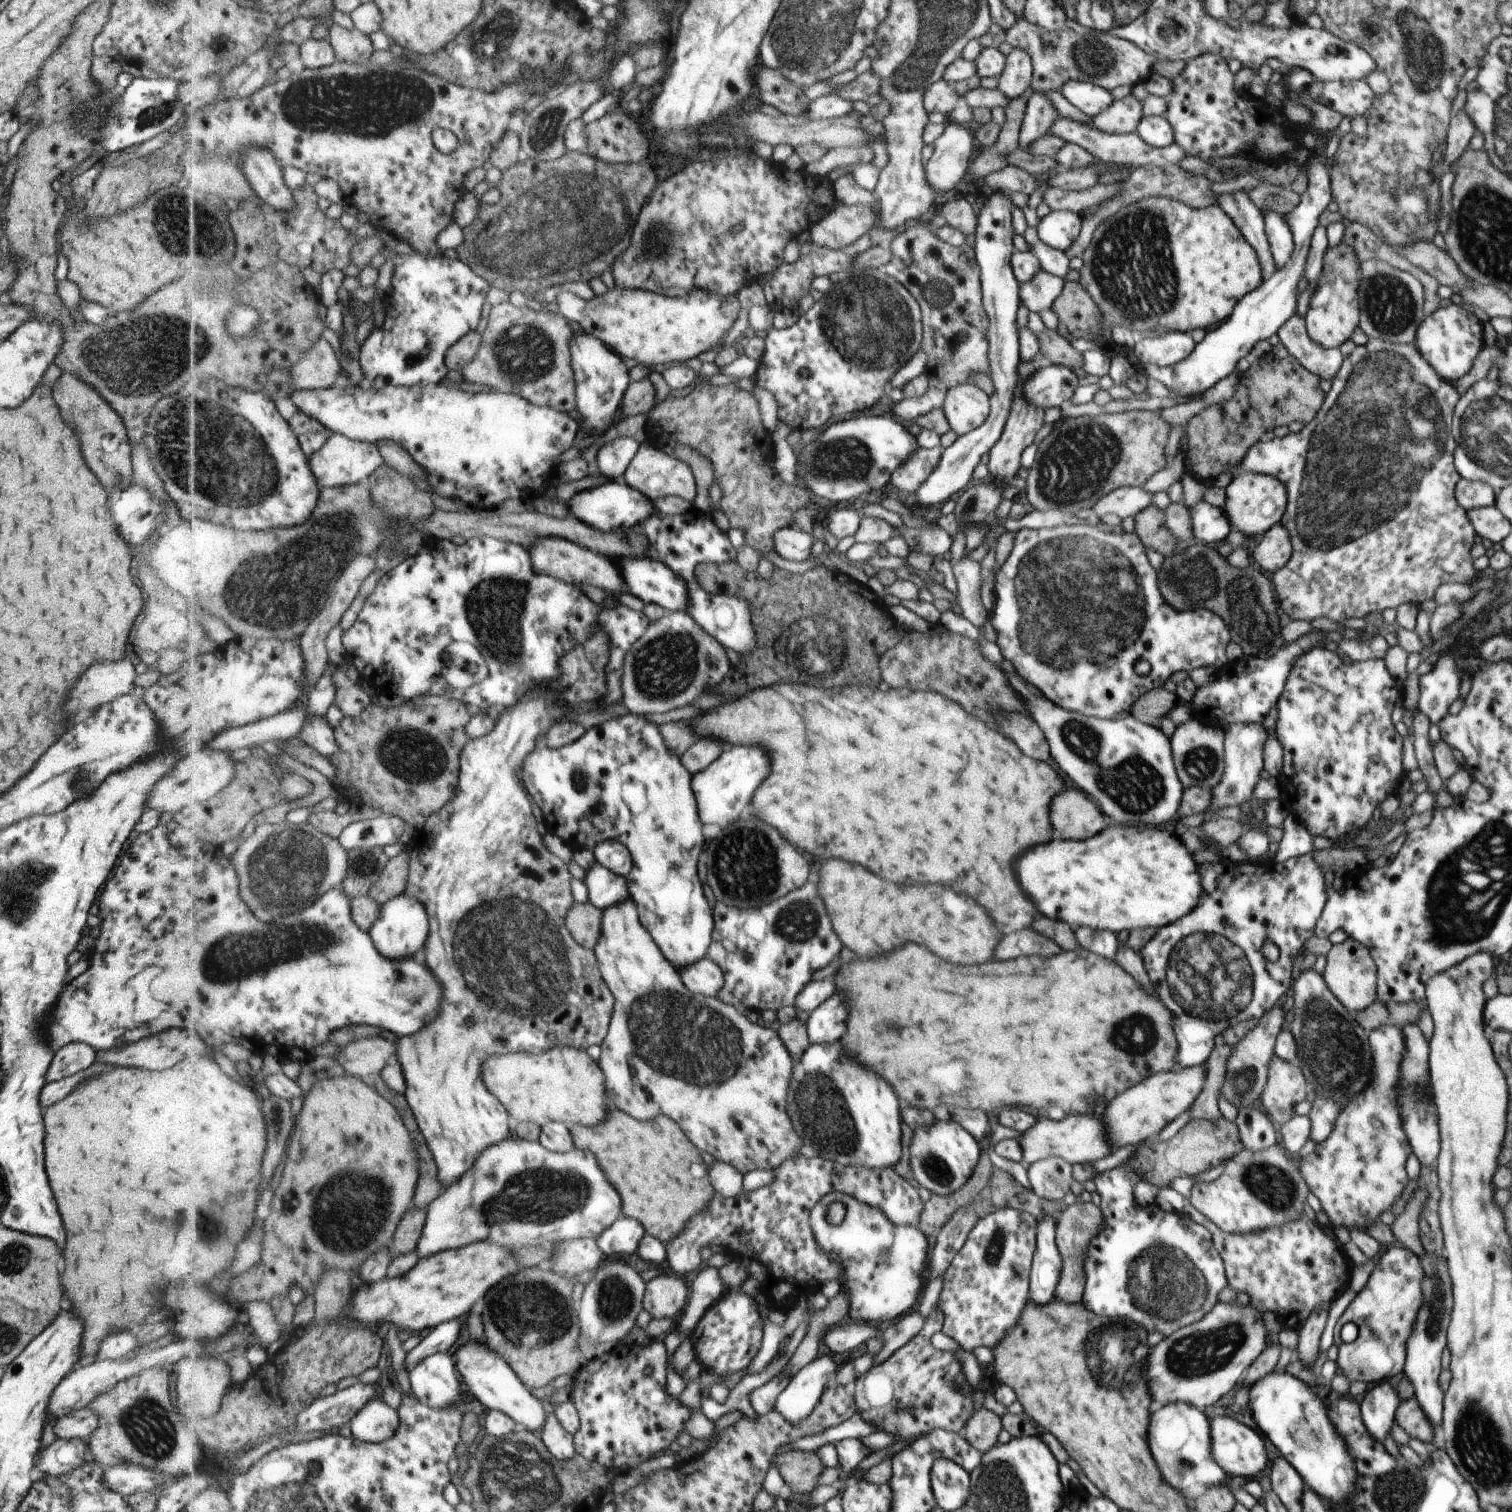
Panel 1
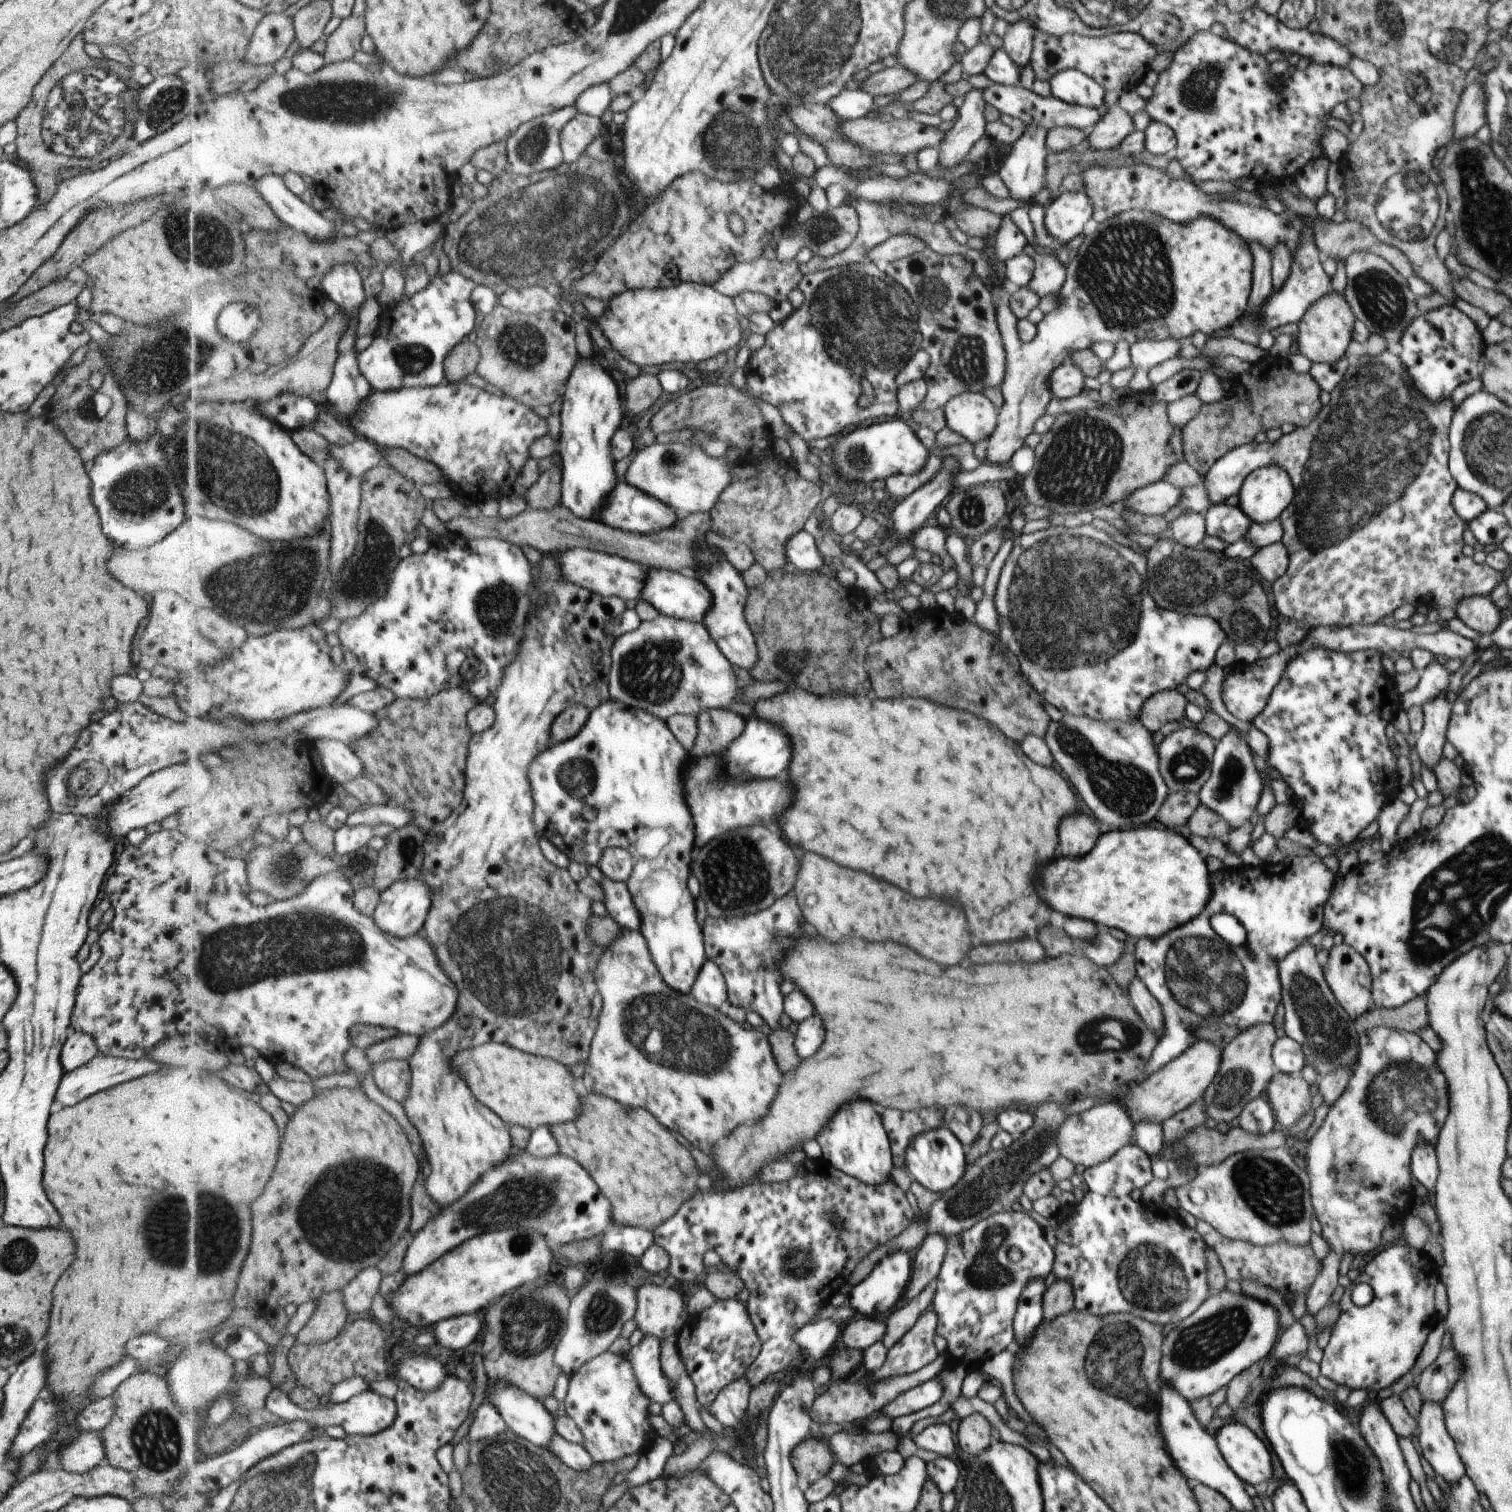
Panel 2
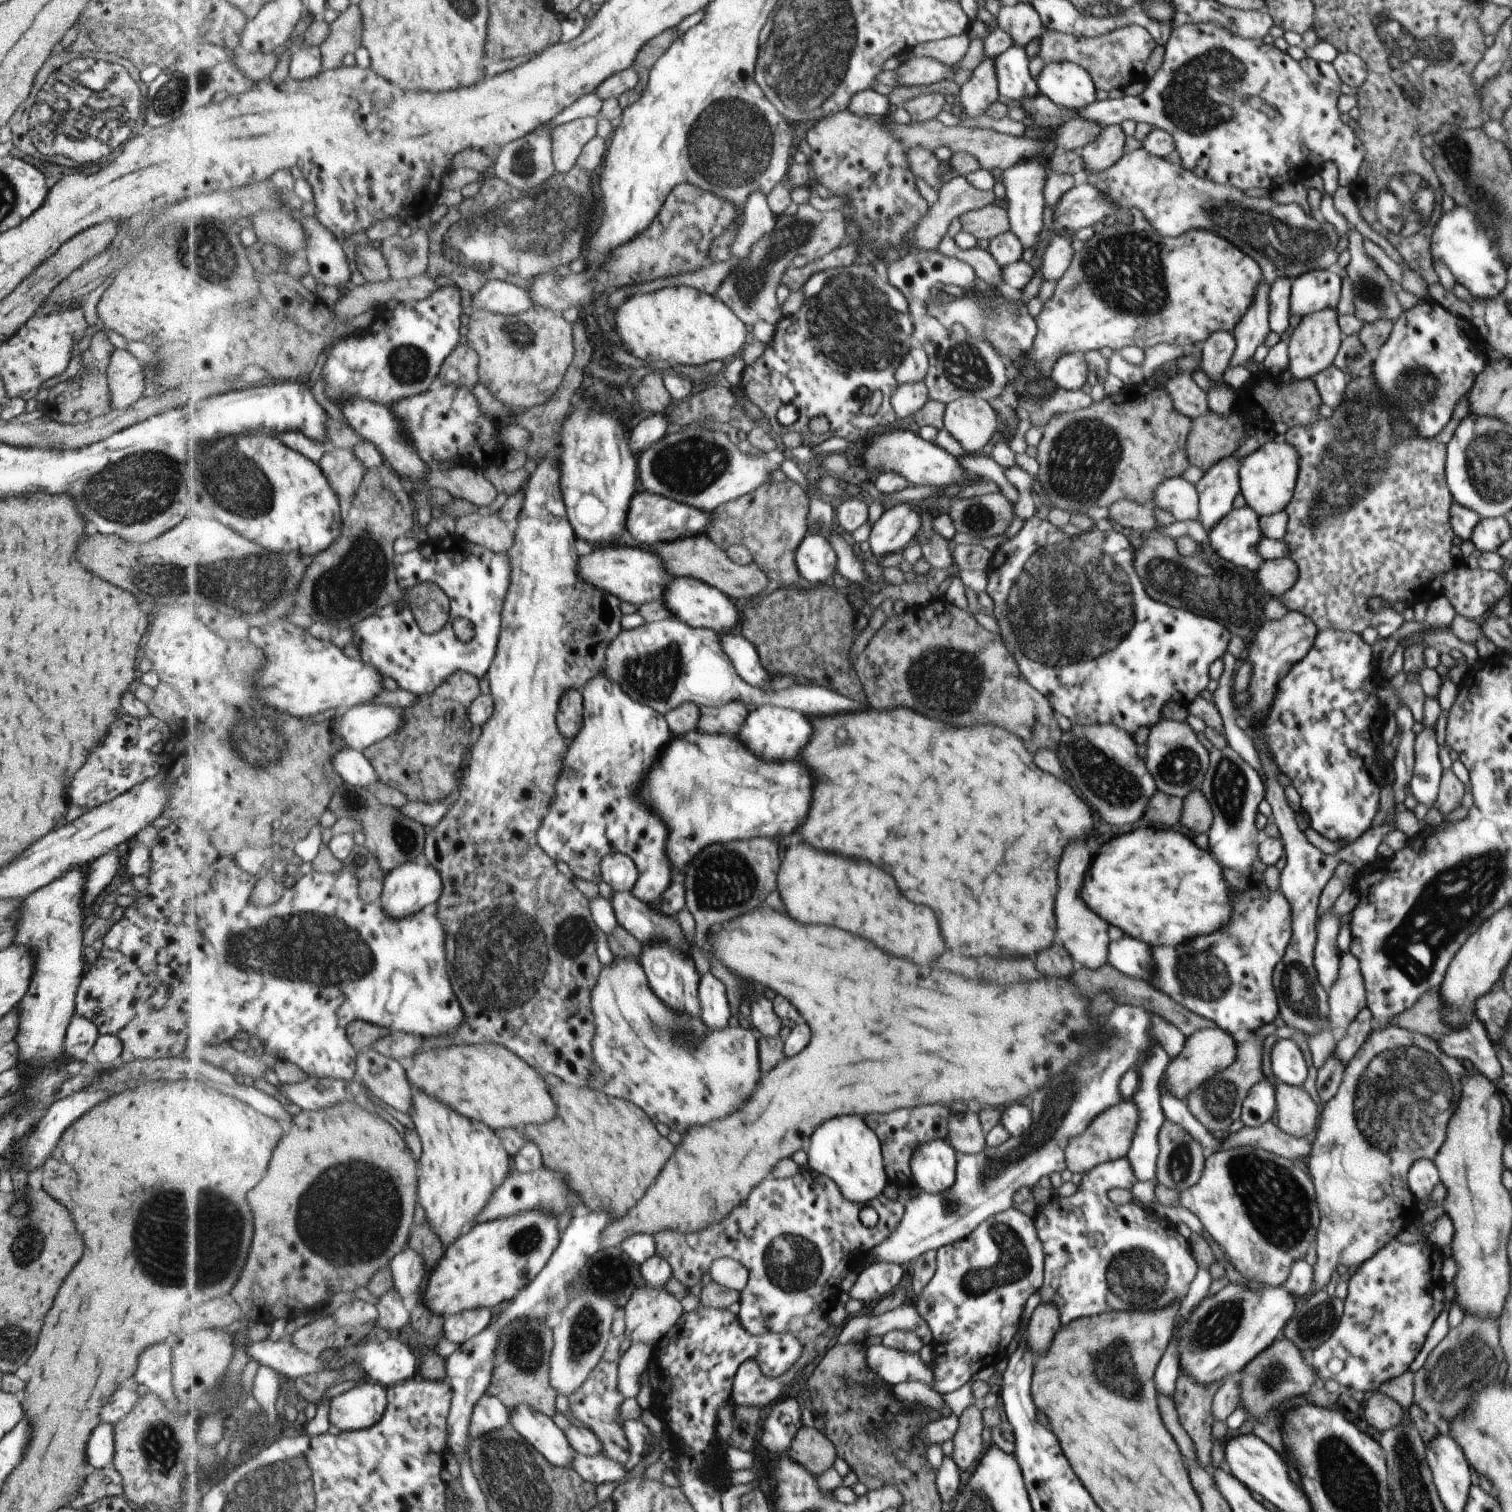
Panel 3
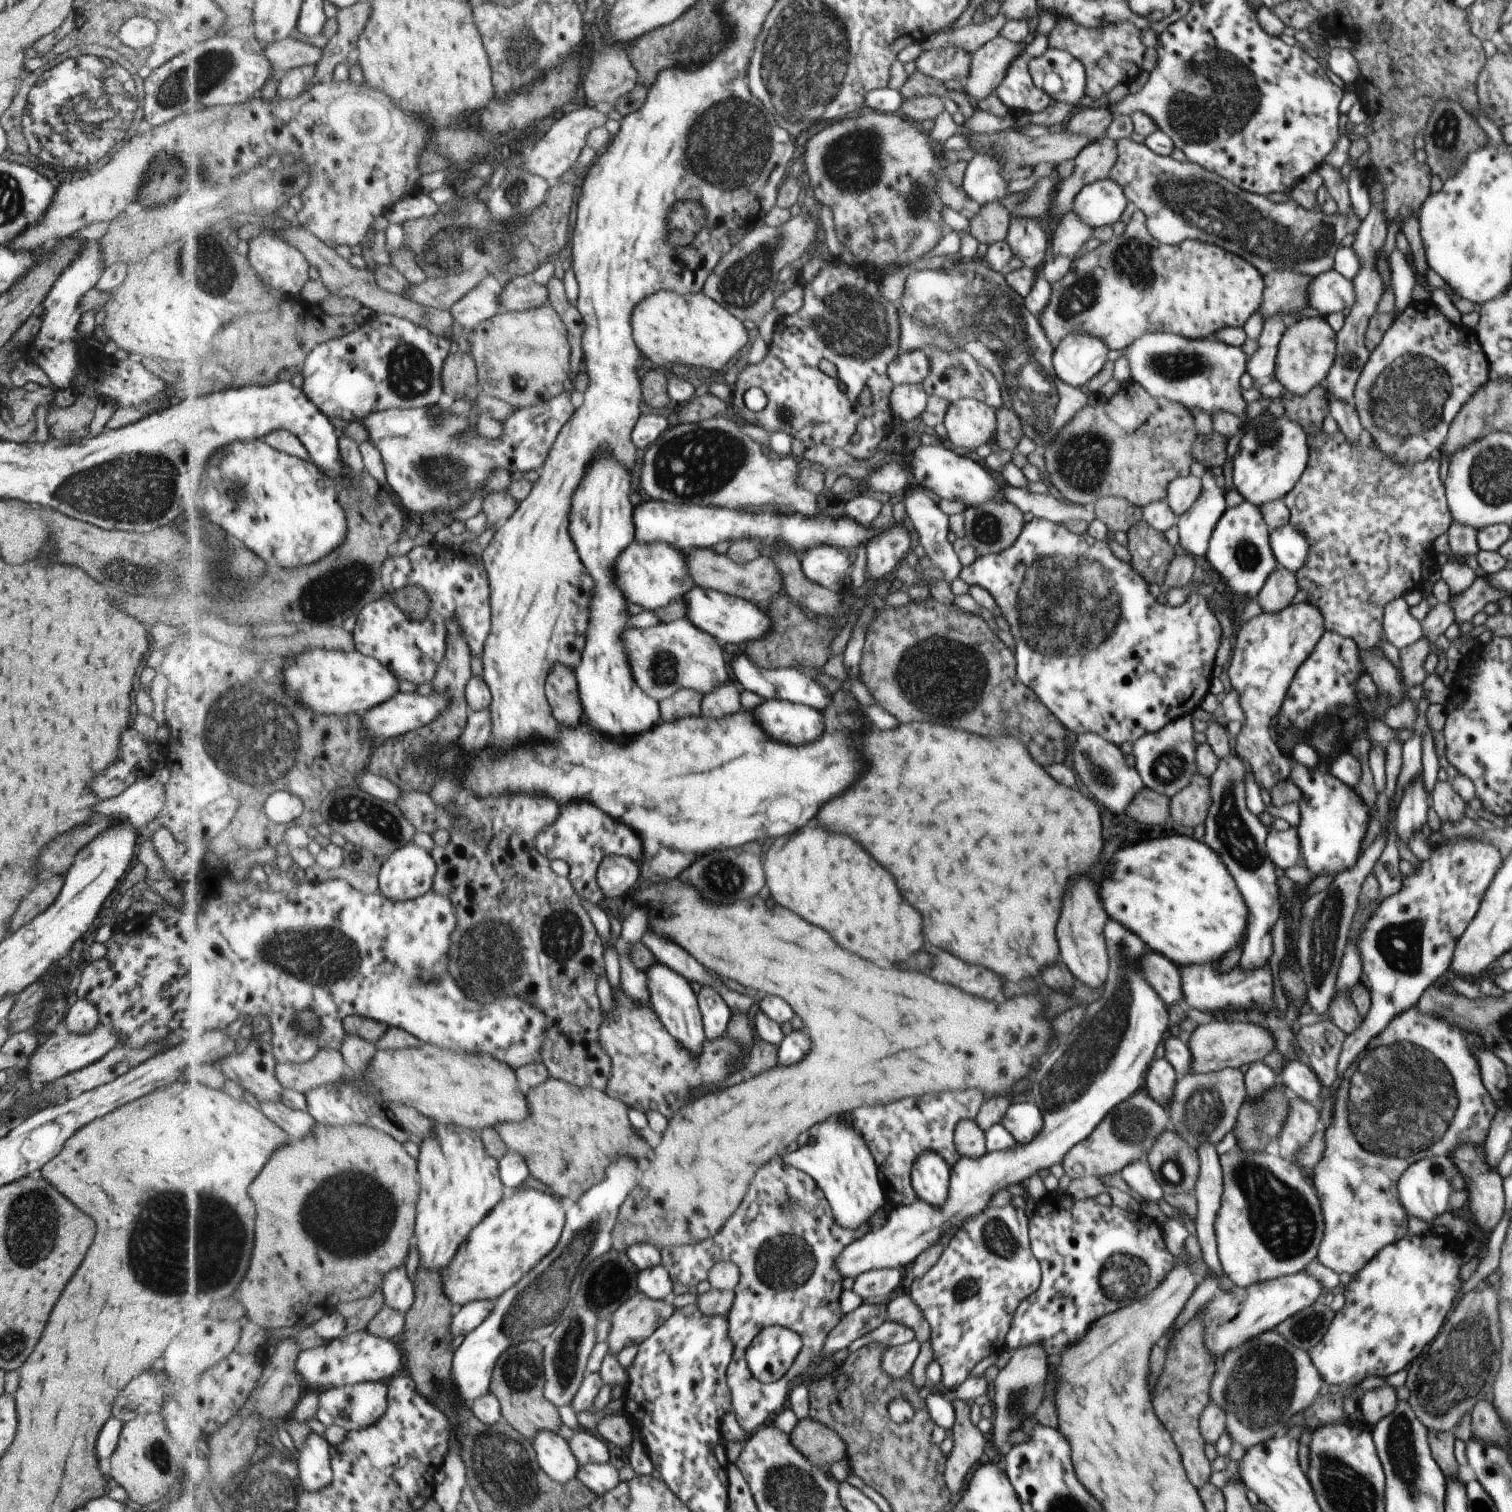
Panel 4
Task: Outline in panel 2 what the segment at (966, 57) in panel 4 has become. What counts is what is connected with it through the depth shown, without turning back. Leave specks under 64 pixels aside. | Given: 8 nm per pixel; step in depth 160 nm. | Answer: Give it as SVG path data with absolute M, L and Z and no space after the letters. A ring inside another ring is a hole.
M900 65L893 67L884 67L877 73L872 73L868 78L863 80L859 86L860 90L866 91L873 97L880 94L882 96L893 96L908 88L916 82L917 78L909 70L902 68Z

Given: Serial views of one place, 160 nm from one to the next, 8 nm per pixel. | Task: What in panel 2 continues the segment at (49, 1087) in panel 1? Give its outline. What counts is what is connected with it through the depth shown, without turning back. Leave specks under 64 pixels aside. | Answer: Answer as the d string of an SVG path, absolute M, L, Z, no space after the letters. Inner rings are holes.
M99 1052L90 1062L63 1074L63 1079L60 1080L54 1098L56 1102L60 1102L64 1107L74 1106L87 1096L92 1096L97 1092L112 1088L117 1084L128 1082L133 1078L138 1078L149 1072L154 1072L160 1067L162 1065L146 1057L141 1059L127 1059L124 1057L108 1056L100 1054Z

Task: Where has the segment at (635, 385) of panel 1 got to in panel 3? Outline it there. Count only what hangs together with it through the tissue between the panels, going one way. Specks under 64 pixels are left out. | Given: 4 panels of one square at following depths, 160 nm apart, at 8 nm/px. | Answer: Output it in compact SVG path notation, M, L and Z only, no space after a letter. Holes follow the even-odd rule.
M660 371L646 375L636 386L635 396L643 409L654 415L664 413L673 400L664 373Z

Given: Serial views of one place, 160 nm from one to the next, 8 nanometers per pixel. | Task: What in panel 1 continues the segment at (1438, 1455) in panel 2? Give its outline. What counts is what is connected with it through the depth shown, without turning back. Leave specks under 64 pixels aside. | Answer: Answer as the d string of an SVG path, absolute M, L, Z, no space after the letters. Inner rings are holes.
M1424 1250L1419 1257L1425 1272L1423 1288L1423 1306L1419 1308L1418 1319L1415 1320L1414 1332L1407 1340L1406 1370L1403 1373L1410 1379L1415 1388L1415 1397L1422 1405L1423 1411L1431 1420L1433 1427L1442 1426L1444 1392L1438 1385L1438 1376L1443 1371L1440 1366L1442 1352L1447 1346L1448 1324L1454 1308L1454 1284L1451 1281L1450 1269L1446 1256L1429 1253Z

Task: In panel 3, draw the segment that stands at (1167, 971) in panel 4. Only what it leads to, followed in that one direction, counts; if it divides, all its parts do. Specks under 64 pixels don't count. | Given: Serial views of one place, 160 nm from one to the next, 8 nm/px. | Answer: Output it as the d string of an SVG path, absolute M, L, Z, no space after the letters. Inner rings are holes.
M1125 934L1122 940L1111 942L1108 963L1127 976L1149 983L1154 974L1150 952L1151 948L1142 940Z

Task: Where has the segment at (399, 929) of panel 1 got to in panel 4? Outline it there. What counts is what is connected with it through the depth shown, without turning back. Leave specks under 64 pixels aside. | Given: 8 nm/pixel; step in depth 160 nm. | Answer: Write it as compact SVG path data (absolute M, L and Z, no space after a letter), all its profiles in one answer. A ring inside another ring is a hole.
M412 843L382 860L377 871L381 880L381 890L387 897L395 901L413 901L434 890L439 864L431 852Z

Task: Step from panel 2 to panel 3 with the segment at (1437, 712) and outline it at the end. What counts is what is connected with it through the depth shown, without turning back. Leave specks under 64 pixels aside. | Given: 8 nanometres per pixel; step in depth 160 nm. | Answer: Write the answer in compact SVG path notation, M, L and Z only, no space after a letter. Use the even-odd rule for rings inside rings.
M1424 726L1424 730L1415 736L1414 751L1415 766L1408 789L1418 804L1433 806L1443 776L1435 728Z

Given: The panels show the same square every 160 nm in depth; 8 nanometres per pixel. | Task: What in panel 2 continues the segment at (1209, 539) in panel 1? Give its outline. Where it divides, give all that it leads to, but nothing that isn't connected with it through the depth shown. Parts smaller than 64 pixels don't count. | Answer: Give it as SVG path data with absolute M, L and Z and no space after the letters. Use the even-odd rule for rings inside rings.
M1212 503L1203 513L1205 534L1216 536L1229 544L1246 538L1252 524L1250 517L1240 507L1226 503Z

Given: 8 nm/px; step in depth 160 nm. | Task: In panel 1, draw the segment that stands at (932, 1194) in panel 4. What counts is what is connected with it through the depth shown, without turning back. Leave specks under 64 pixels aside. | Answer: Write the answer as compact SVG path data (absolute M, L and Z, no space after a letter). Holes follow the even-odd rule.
M952 1118L936 1120L930 1126L918 1127L914 1130L909 1147L909 1165L920 1186L937 1195L952 1194L974 1175L981 1157L980 1147L975 1137L959 1122Z

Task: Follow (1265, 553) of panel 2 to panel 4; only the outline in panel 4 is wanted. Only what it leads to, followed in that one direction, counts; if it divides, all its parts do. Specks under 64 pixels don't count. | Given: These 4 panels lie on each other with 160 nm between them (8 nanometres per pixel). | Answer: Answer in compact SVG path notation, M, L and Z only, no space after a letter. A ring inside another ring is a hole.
M1279 567L1267 580L1263 590L1259 592L1257 602L1264 613L1275 613L1290 605L1298 590L1296 573Z

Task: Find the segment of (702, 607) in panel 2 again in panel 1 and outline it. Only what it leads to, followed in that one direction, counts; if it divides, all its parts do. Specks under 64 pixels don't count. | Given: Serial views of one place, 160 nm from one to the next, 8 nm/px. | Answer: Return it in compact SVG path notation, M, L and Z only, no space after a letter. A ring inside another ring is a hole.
M642 556L617 561L630 592L647 603L658 603L670 611L688 611L690 586L665 562Z

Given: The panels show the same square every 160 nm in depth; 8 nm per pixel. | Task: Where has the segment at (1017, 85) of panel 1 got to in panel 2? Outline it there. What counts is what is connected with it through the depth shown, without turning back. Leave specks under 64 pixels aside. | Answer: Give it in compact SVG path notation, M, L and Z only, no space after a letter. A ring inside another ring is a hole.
M1024 19L1012 24L1012 30L1003 37L1003 49L1019 66L1020 72L1023 72L1031 62L1036 32L1039 32L1039 30L1030 21Z

